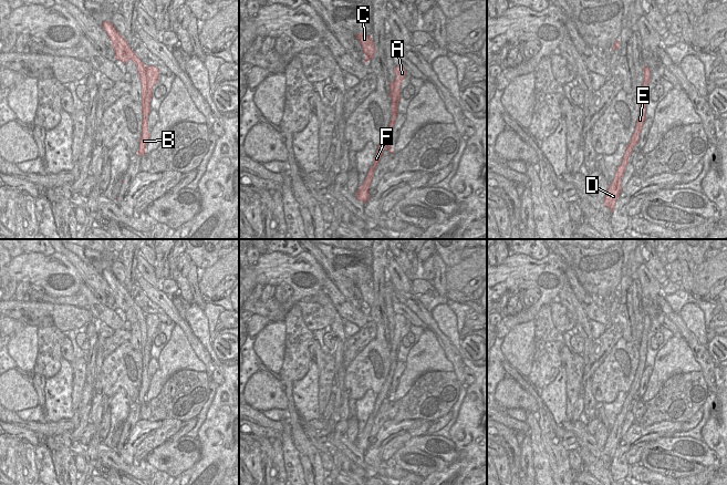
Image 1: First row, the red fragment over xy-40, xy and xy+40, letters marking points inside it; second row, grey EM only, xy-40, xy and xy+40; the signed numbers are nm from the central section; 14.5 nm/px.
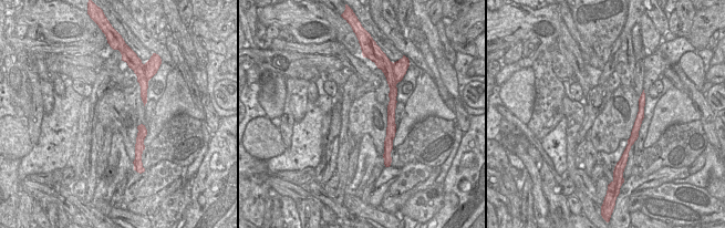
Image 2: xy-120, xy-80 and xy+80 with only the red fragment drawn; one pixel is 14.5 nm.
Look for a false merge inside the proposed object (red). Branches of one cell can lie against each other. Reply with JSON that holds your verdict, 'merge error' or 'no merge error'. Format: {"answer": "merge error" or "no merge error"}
{"answer": "merge error"}

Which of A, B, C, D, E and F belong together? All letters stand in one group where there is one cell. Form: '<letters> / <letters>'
A D E F / B C

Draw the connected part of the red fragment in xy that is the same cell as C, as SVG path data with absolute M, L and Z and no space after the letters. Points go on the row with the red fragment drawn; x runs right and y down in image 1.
M357 33L356 39L359 40L361 47L362 47L363 53L364 53L363 63L373 59L373 56L375 54L375 47L374 47L371 35Z

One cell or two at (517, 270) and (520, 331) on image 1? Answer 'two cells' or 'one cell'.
two cells

